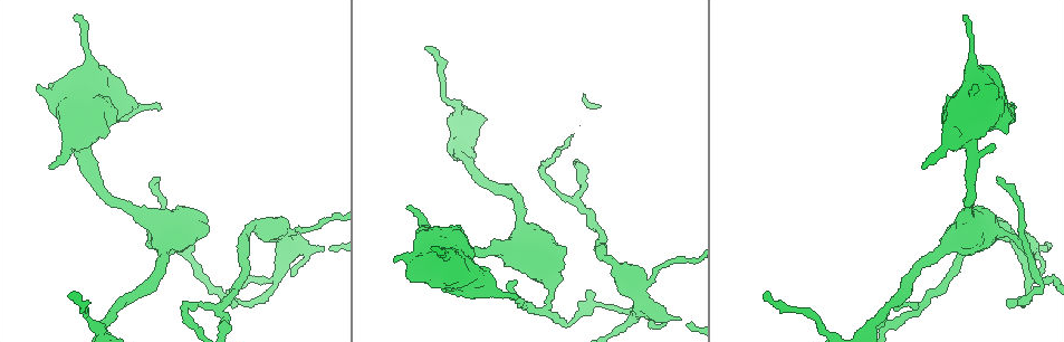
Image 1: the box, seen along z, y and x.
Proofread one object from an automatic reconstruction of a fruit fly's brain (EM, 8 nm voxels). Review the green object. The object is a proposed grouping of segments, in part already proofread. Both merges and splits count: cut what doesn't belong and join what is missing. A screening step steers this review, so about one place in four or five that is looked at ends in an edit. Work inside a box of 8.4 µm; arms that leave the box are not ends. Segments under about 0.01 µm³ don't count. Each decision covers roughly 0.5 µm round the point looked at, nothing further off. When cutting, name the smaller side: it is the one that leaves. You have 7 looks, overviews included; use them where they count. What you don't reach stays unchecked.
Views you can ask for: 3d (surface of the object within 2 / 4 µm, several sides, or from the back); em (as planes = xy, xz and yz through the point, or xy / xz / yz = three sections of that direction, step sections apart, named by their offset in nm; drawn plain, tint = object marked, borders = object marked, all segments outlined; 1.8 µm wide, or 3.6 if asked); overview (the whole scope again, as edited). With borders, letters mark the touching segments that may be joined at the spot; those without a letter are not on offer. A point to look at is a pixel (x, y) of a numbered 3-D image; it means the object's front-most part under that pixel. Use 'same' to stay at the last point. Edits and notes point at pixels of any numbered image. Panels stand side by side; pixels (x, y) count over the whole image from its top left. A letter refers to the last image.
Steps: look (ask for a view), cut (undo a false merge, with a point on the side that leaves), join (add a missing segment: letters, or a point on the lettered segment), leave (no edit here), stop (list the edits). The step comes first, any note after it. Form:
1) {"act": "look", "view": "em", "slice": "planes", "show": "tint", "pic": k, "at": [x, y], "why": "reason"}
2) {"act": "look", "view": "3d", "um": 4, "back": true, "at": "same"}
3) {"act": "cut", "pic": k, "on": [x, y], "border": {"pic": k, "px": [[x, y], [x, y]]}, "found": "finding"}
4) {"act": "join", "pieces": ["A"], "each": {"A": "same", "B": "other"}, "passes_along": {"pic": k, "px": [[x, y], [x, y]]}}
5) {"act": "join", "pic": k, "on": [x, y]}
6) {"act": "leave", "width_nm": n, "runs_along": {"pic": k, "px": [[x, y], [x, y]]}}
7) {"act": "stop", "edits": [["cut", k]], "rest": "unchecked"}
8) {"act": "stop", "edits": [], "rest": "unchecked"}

{"act": "look", "view": "em", "um": 3.6, "slice": "xy", "step": 16, "show": "tint", "pic": 1, "at": [1028, 282]}

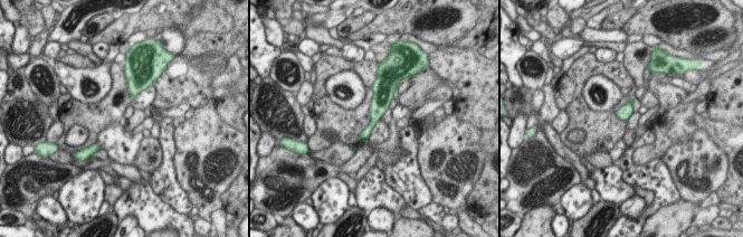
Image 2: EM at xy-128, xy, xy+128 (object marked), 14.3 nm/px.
{"act": "look", "view": "em", "um": 3.6, "slice": "planes", "show": "borders", "at": "same", "why": "another direction"}

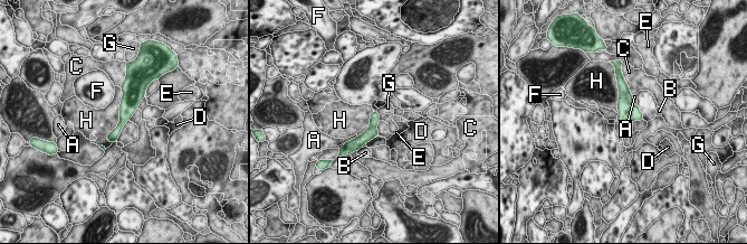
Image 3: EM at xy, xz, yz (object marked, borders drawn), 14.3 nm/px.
{"act": "leave", "each": {"A": "other", "B": "other", "C": "other", "D": "other", "E": "other", "F": "other", "G": "other", "H": "other"}, "found": "continuous, no second neuron"}

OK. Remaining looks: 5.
{"act": "look", "view": "3d", "um": 2, "pic": 1, "at": [182, 307], "why": "sharp bend"}

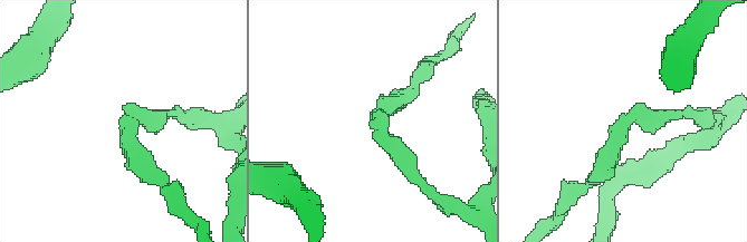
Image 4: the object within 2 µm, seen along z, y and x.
{"act": "look", "view": "em", "slice": "xz", "step": 8, "show": "tint", "pic": 4, "at": [129, 125], "why": "need the tissue"}

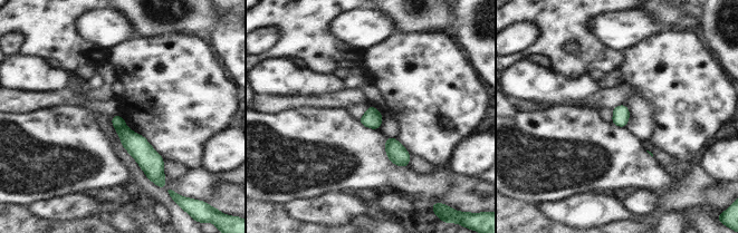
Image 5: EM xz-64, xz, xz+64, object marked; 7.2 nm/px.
{"act": "look", "view": "em", "slice": "xz", "step": 8, "show": "borders", "at": "same", "why": "what lies round it"}

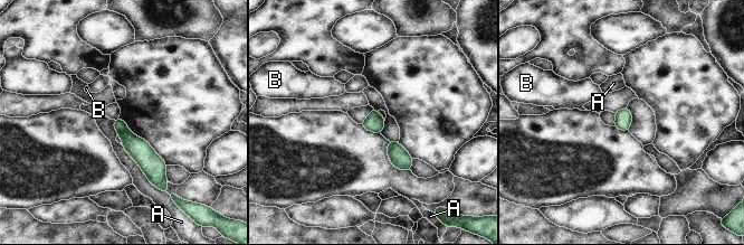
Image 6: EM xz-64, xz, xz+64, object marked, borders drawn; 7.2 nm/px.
{"act": "cut", "pic": 6, "on": [120, 125], "each": {"A": "other", "B": "other"}, "border": {"pic": 6, "px": [[126, 129], [118, 132]]}, "found": "two neurons meet here"}

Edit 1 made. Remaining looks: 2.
{"act": "stop", "edits": [["cut", 6]], "rest": "unchecked"}

